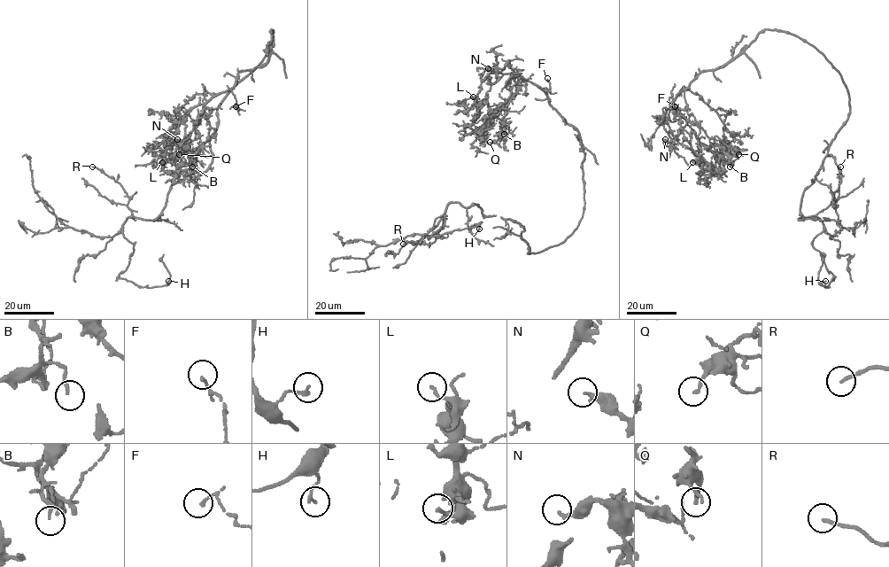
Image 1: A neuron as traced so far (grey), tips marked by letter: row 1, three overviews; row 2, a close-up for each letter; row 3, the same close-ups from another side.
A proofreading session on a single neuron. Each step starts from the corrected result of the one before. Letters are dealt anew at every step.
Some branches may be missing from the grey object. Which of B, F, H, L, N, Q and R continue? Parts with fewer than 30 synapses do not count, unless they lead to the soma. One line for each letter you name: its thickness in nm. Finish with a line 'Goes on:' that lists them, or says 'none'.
Goes on: none

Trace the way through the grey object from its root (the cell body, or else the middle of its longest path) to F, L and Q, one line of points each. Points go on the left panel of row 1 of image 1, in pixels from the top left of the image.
F: (236, 84), (266, 55), (274, 39), (272, 29), (267, 61), (238, 73), (231, 89), (239, 110), (235, 106)
L: (236, 84), (266, 55), (272, 29), (267, 61), (241, 70), (231, 88), (196, 105), (162, 162)
Q: (236, 84), (266, 55), (272, 29), (267, 61), (241, 70), (204, 106), (179, 154)

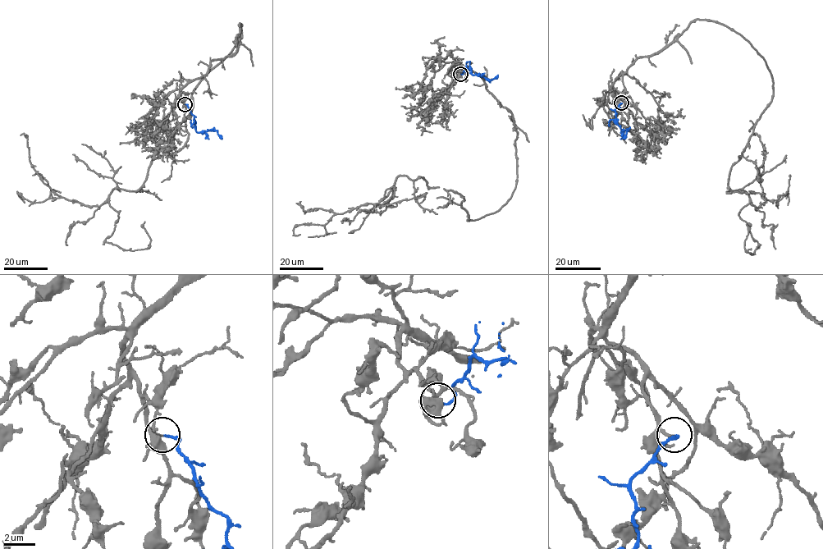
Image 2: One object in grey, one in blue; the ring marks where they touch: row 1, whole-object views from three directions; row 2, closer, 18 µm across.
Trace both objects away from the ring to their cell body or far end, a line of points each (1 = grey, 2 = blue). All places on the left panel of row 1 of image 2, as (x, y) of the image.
1: (185, 104), (240, 23), (193, 92), (186, 143), (110, 194), (105, 240), (146, 249), (144, 221)
2: (185, 104), (194, 116), (196, 130), (216, 130), (221, 139)

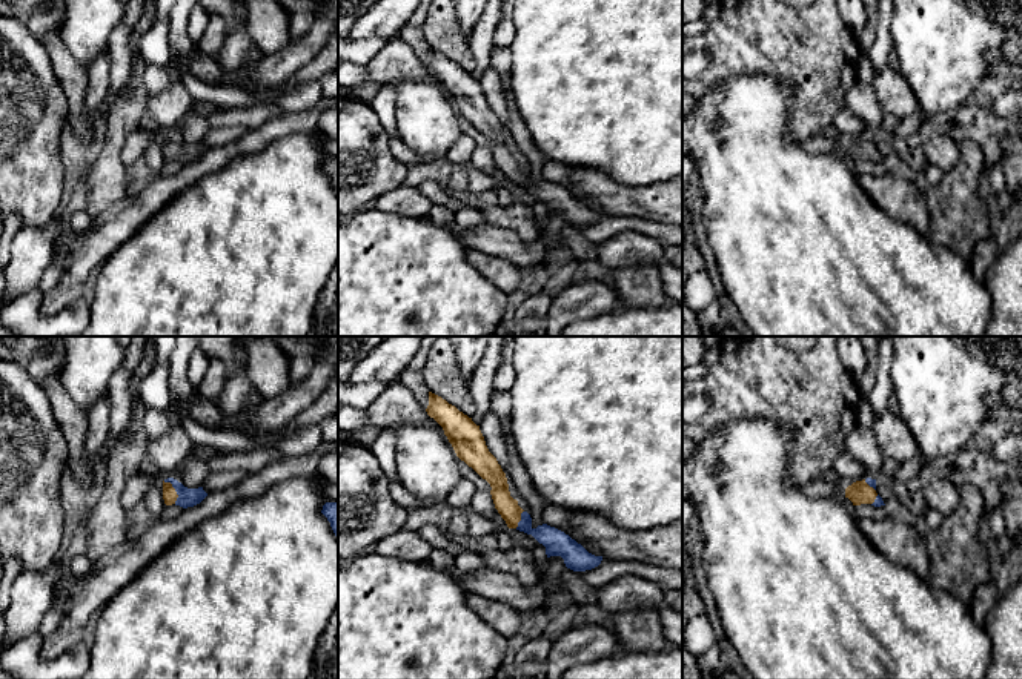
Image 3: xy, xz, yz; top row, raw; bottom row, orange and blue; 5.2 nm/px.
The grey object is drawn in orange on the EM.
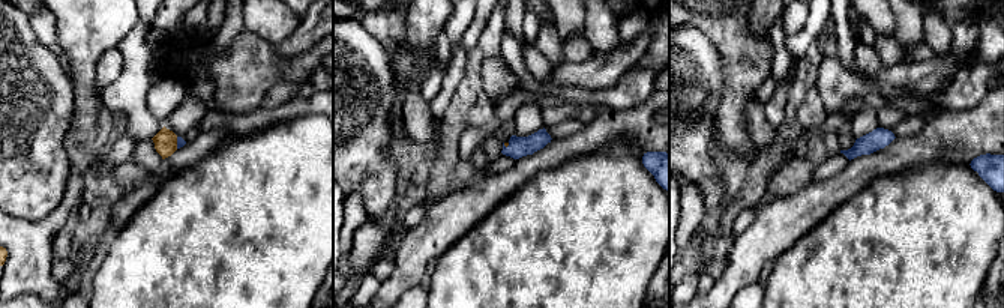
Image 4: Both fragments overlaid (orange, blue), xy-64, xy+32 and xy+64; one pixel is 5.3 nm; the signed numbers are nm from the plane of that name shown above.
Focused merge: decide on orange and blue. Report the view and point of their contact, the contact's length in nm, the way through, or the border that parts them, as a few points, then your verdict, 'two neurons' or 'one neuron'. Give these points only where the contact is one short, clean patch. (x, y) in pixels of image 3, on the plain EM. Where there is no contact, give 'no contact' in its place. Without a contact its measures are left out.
xy (174, 146) | 140 nm | across xy (169, 151), (174, 146), (186, 154) | one neuron

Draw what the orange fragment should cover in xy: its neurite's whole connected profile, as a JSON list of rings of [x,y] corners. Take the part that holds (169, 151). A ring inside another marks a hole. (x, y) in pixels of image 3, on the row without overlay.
[[[174,134],[163,137],[163,155],[166,161],[175,160],[187,164],[200,160],[206,152],[207,149],[203,146],[203,143],[187,144]]]

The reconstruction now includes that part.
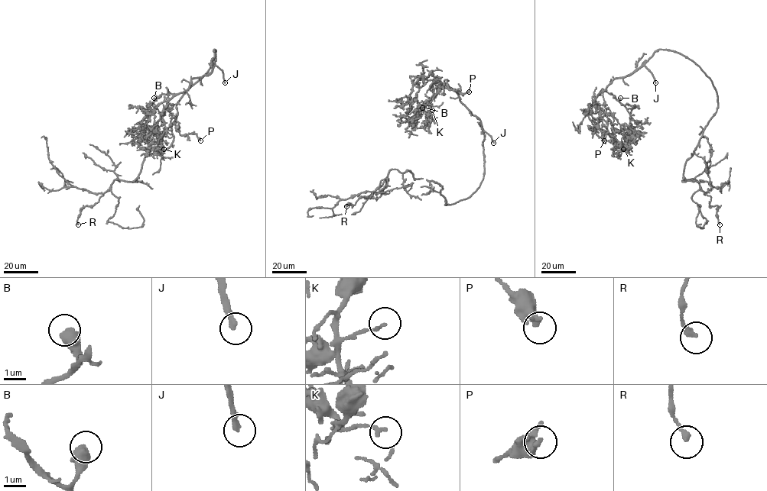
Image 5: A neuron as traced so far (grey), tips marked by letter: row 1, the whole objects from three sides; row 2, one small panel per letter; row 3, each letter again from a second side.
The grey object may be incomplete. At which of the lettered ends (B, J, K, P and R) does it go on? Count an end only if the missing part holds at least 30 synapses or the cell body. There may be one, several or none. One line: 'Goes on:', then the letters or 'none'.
Goes on: J, K

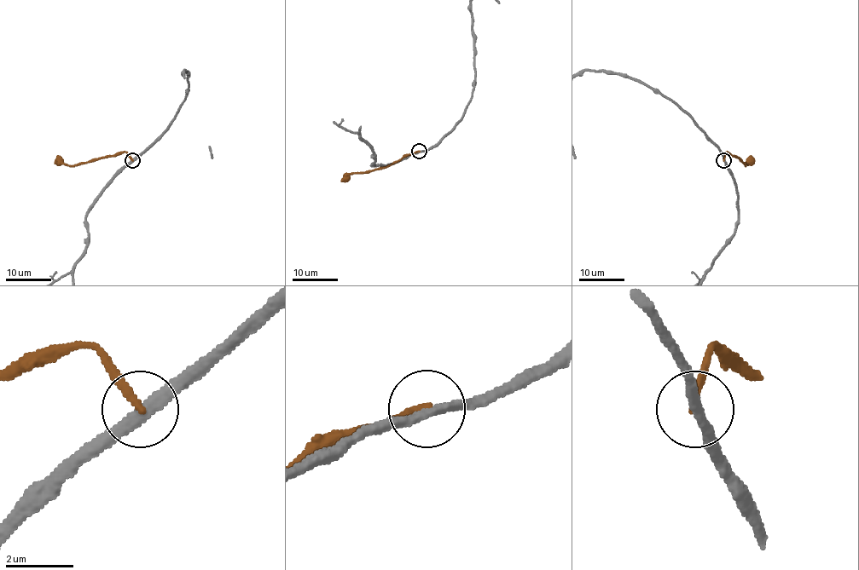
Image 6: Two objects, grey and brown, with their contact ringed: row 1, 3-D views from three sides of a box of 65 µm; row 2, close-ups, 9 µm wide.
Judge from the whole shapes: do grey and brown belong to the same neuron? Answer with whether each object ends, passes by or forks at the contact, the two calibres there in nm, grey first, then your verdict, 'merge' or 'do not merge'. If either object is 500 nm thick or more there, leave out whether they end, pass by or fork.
grey passes by; brown ends there; 320 nm thick on the grey side, 200 nm on the other; do not merge

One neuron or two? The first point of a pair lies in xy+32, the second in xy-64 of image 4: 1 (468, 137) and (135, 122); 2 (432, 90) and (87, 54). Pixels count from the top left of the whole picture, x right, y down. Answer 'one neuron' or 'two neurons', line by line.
1: two neurons
2: two neurons

